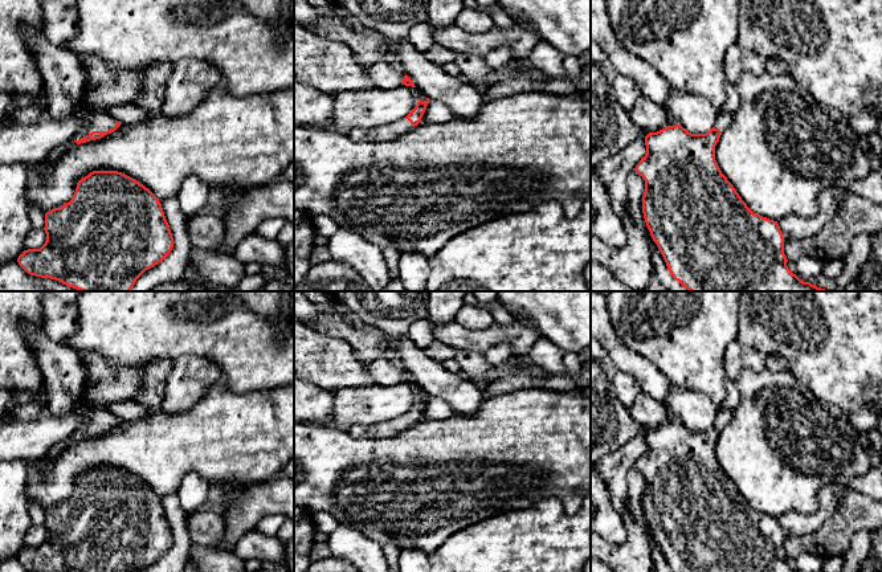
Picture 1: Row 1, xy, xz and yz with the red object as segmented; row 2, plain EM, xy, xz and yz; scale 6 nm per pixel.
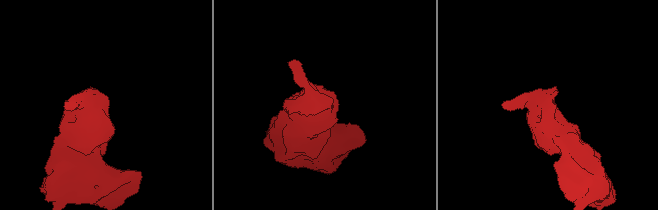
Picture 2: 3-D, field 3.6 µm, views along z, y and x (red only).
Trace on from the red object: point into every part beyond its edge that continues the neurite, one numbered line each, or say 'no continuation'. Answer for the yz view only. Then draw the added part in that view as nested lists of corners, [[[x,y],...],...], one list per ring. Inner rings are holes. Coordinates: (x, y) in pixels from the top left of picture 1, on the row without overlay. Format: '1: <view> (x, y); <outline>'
1: yz (723, 416); [[[719,408],[714,424],[722,429],[730,422],[734,416],[734,409]]]

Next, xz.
1: xz (390, 428); [[[403,414],[384,422],[376,422],[373,425],[352,425],[348,429],[348,433],[354,437],[383,438],[392,437],[401,430],[411,428],[412,425],[413,422],[411,418],[407,414]]]

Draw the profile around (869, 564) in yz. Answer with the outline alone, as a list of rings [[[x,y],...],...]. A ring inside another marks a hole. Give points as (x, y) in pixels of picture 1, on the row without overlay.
[[[867,556],[859,565],[858,572],[882,572],[882,561]]]

